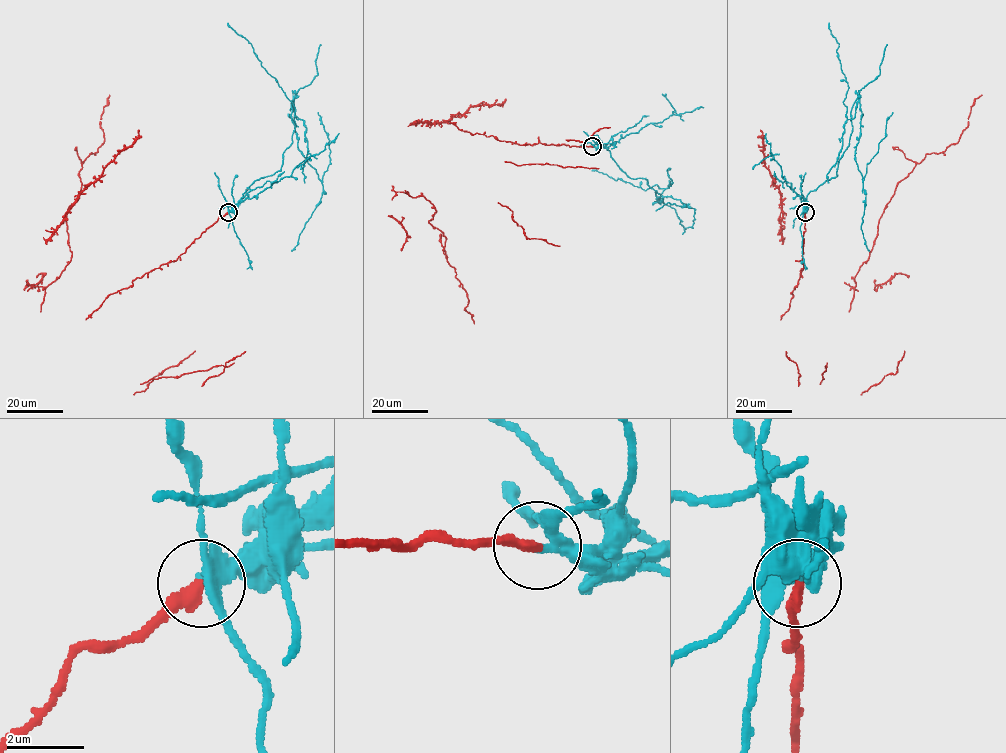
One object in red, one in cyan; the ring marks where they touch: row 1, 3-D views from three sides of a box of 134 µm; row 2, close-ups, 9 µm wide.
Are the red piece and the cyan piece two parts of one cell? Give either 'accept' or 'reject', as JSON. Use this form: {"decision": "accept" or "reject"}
{"decision": "reject"}

